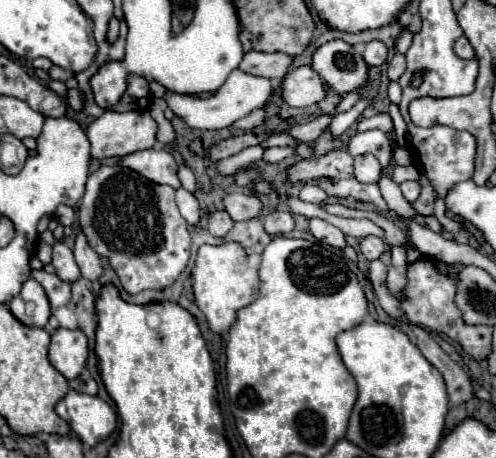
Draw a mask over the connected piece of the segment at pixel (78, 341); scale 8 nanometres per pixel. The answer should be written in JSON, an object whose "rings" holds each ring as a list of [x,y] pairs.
{"rings":[[[58,328],[52,334],[50,344],[50,364],[66,378],[76,380],[86,366],[88,358],[88,338],[82,330]]]}

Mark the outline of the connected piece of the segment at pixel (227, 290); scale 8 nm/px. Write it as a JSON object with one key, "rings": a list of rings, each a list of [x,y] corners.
{"rings":[[[226,242],[220,246],[200,246],[194,270],[192,270],[192,288],[194,300],[214,334],[226,334],[234,322],[236,312],[252,304],[258,296],[258,272],[248,266],[248,256],[244,248],[236,242]]]}

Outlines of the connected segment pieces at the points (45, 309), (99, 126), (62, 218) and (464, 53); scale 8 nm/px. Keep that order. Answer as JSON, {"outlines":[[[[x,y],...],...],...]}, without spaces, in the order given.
{"outlines":[[[[26,280],[22,292],[8,304],[10,312],[26,326],[44,328],[50,318],[50,302],[46,300],[44,288],[34,280]]],[[[104,112],[100,118],[90,122],[86,128],[86,136],[92,144],[90,156],[96,160],[122,158],[122,156],[128,156],[132,152],[152,148],[156,144],[156,130],[158,130],[158,126],[148,112],[122,112],[122,114]]],[[[60,206],[60,208],[56,210],[56,220],[58,220],[60,224],[64,224],[64,226],[72,226],[74,220],[76,220],[76,212],[74,212],[72,208],[68,208],[68,206]]],[[[460,36],[460,38],[456,40],[454,52],[456,52],[460,58],[474,58],[474,56],[476,56],[476,54],[474,54],[474,48],[472,48],[472,44],[468,42],[466,36]]]]}

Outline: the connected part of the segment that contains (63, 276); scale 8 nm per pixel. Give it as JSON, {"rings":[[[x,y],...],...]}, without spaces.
{"rings":[[[58,242],[54,246],[54,254],[52,254],[52,266],[56,268],[56,276],[68,284],[76,282],[80,278],[80,270],[78,270],[78,264],[74,260],[74,254],[72,250],[64,244],[64,242]]]}

